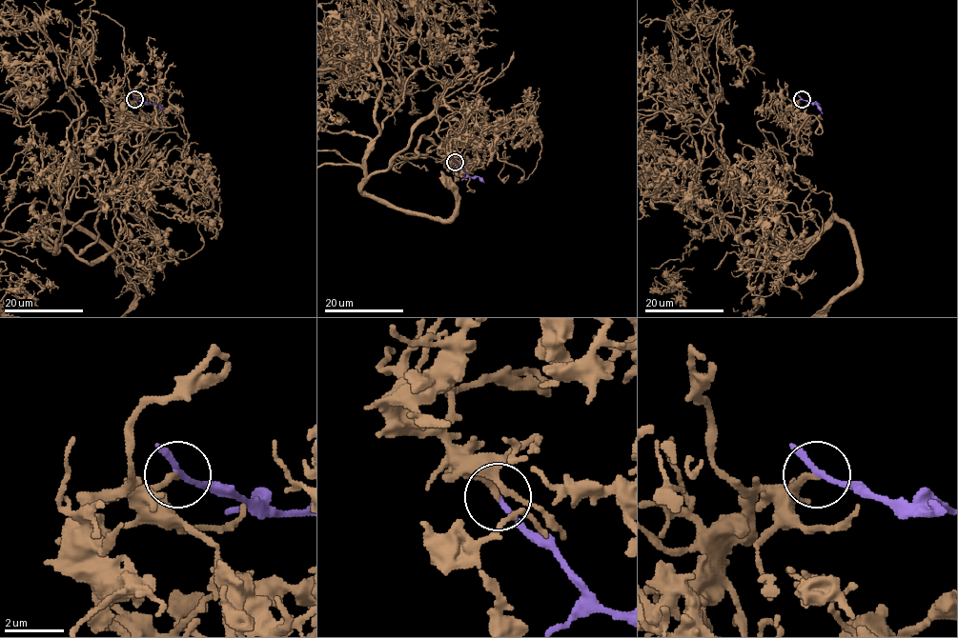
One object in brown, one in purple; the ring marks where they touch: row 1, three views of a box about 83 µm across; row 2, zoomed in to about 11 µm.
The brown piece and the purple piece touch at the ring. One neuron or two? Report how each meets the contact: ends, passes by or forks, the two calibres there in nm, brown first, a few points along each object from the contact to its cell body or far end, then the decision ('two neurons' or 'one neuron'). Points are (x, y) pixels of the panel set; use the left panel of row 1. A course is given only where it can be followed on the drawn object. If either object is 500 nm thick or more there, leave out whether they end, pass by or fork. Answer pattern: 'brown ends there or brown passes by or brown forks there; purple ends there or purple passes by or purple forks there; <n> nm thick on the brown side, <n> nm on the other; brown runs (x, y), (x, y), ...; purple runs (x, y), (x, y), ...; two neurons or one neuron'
brown ends there; purple passes by; 220 nm thick on the brown side, 180 nm on the other; brown runs (134, 99), (84, 135), (112, 183), (98, 237), (76, 254), (41, 222), (134, 287); purple runs (134, 99), (157, 105), (163, 113); two neurons

